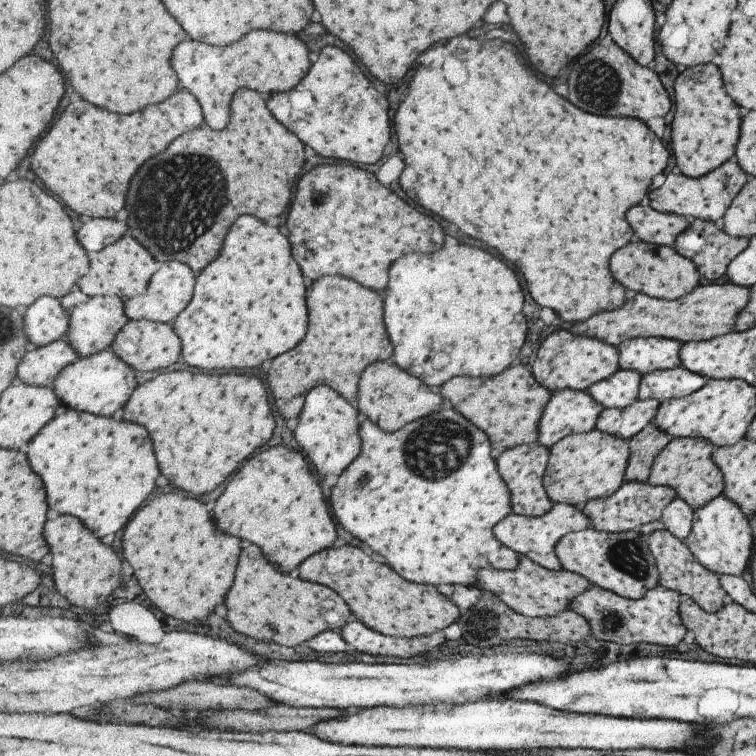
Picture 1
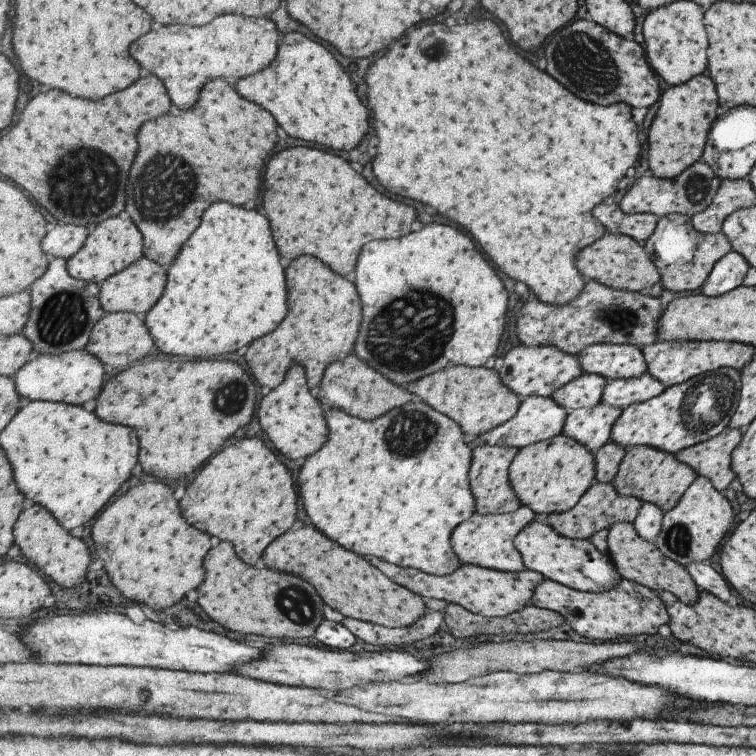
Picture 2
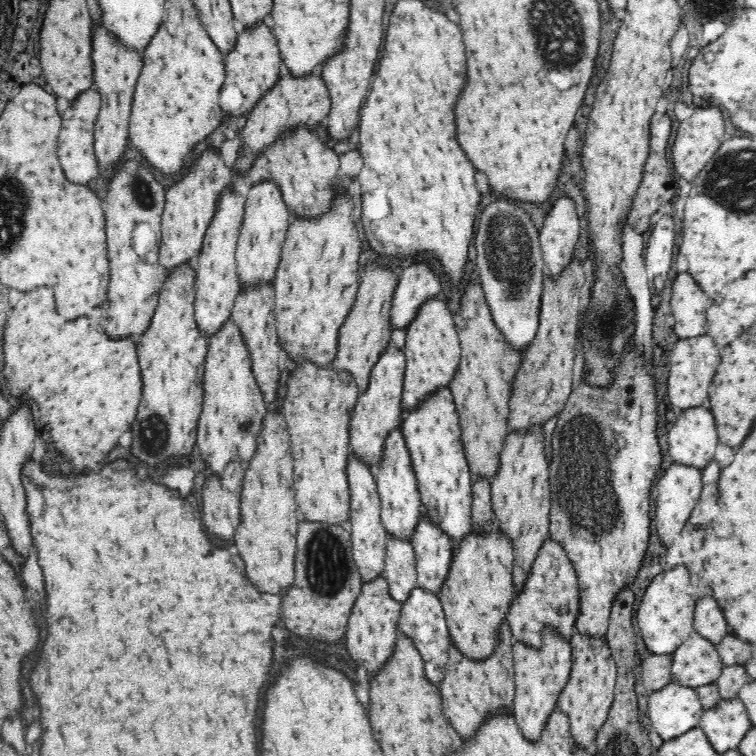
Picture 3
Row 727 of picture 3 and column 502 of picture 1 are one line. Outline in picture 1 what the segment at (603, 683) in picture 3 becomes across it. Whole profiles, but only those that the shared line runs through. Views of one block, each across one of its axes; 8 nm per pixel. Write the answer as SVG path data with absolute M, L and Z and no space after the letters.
M522 555L515 570L483 569L477 576L477 585L483 592L492 592L505 601L509 608L527 617L554 617L571 609L571 602L593 588L589 578L565 569L553 571L533 562L529 556Z

